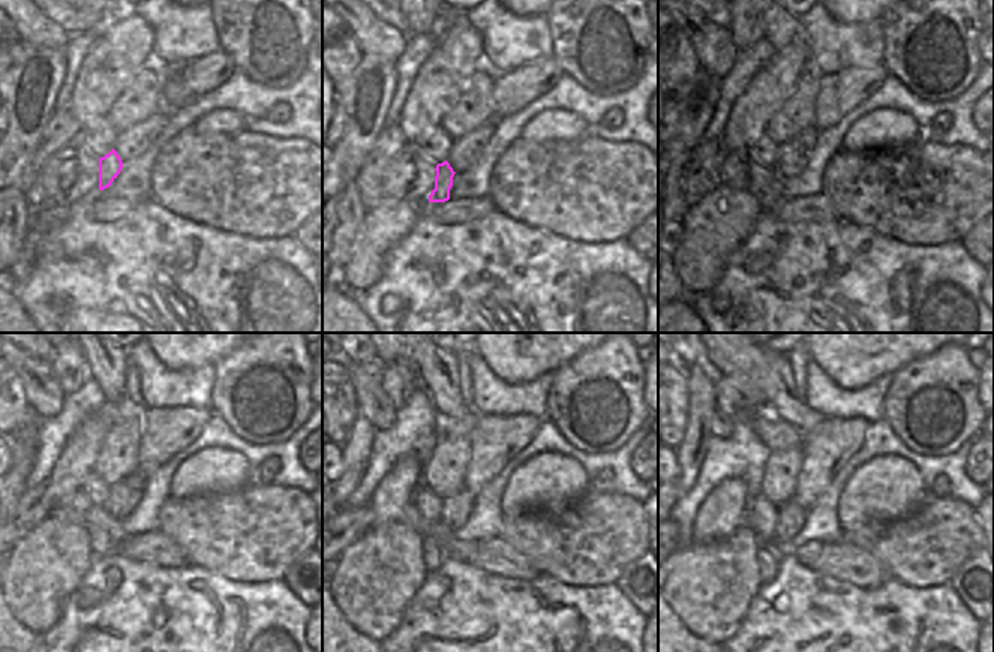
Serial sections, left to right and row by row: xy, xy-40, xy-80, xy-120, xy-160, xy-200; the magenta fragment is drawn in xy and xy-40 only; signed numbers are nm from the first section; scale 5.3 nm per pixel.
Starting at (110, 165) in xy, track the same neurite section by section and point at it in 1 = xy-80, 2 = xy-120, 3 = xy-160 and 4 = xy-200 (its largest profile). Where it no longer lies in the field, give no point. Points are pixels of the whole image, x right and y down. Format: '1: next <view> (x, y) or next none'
1: next xy-80 (771, 201)
2: next xy-120 (101, 544)
3: next xy-160 (435, 552)
4: next xy-200 (768, 556)

